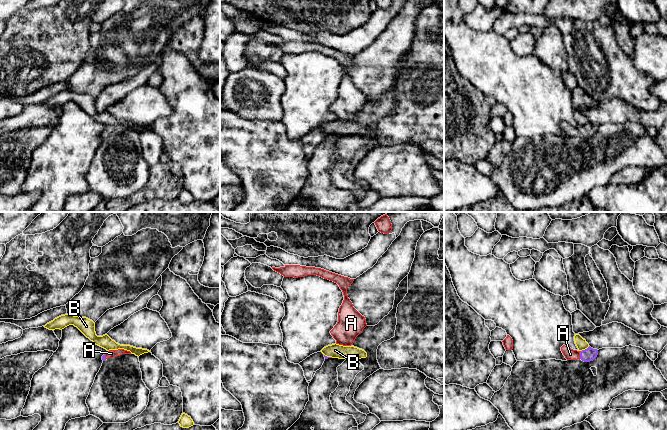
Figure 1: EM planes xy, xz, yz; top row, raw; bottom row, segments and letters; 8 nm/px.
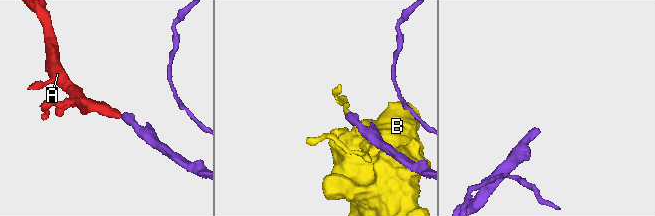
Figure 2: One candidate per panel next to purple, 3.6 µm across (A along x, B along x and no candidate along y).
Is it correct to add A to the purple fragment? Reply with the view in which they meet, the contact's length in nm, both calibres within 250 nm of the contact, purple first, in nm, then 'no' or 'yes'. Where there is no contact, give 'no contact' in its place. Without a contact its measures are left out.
contact in yz; length 60 nm; calibres 110 and 90 nm; yes

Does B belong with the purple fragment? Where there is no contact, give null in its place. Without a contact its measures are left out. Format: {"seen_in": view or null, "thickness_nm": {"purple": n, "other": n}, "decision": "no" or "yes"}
{"seen_in": "yz", "thickness_nm": {"purple": 110, "other": 90}, "decision": "no"}

